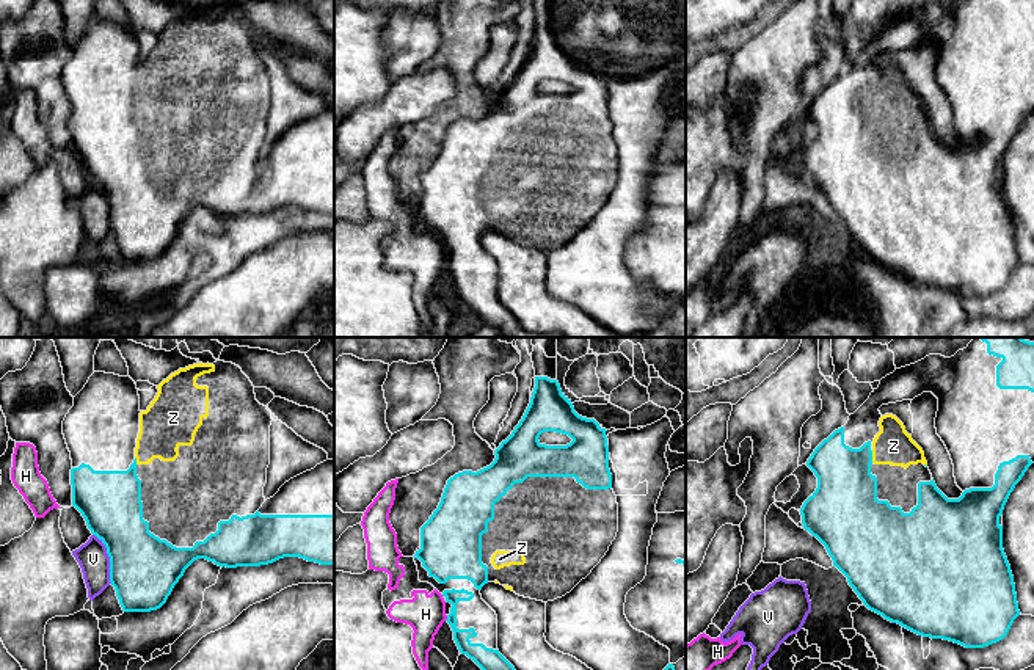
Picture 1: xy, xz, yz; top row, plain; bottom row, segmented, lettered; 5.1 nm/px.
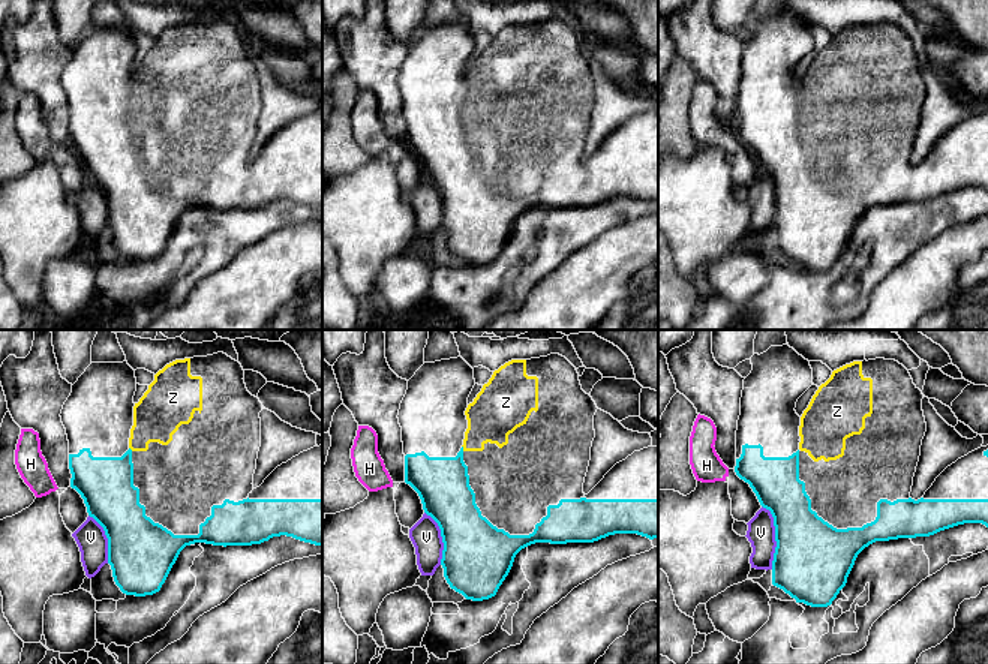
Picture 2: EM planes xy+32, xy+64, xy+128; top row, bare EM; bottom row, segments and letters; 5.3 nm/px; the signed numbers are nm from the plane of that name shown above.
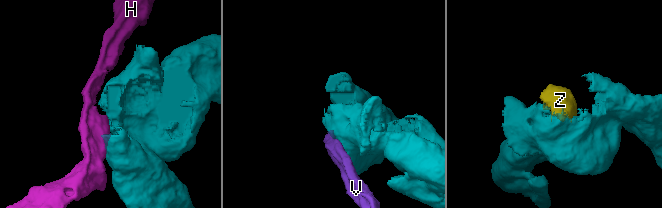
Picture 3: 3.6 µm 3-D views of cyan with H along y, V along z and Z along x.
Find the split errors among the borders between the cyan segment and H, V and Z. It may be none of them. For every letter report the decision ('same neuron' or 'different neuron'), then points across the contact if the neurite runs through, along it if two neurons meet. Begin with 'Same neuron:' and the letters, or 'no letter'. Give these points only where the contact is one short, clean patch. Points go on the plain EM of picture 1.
Same neuron: Z
H: different neuron
V: different neuron
Z: same neuron

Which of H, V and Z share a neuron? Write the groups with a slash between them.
H / V / Z

